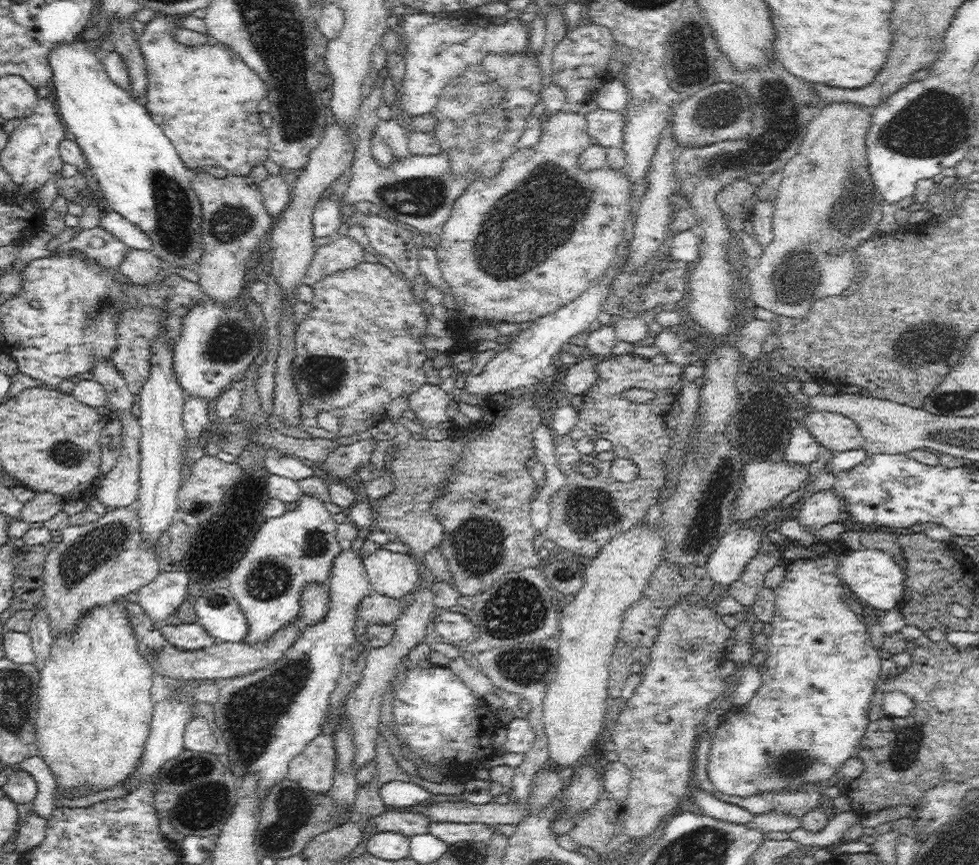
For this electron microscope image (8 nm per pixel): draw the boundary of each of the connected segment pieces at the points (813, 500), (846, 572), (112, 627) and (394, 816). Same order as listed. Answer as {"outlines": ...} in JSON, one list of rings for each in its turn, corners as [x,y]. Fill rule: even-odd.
{"outlines":[[[[832,488],[812,494],[801,505],[797,520],[812,535],[827,524],[839,521],[838,514],[845,510],[845,504]]],[[[864,549],[849,551],[840,558],[838,575],[849,588],[852,596],[869,605],[873,609],[890,611],[898,609],[901,604],[904,590],[906,590],[906,573],[892,557],[878,549]]],[[[116,604],[106,605],[102,607],[95,607],[94,609],[91,609],[80,621],[78,621],[78,624],[76,624],[76,630],[72,632],[72,634],[67,634],[67,632],[64,632],[64,634],[58,634],[56,638],[54,638],[54,642],[52,642],[51,646],[51,653],[48,656],[48,660],[44,662],[42,667],[39,670],[40,674],[40,681],[38,686],[38,696],[37,696],[37,719],[35,720],[35,740],[37,740],[38,750],[40,751],[40,755],[43,756],[43,759],[45,760],[45,763],[51,770],[51,773],[54,775],[54,778],[56,779],[57,786],[61,786],[61,788],[67,788],[67,790],[86,790],[86,788],[89,788],[89,790],[94,790],[94,792],[88,792],[88,793],[95,793],[101,790],[106,790],[110,788],[114,788],[115,786],[122,785],[122,782],[136,770],[136,766],[138,766],[138,760],[143,757],[143,752],[145,749],[145,742],[149,735],[149,730],[151,727],[151,720],[153,717],[153,708],[154,708],[154,702],[150,698],[150,691],[153,686],[153,680],[155,676],[155,670],[152,669],[151,664],[146,660],[145,655],[140,652],[140,649],[137,647],[137,640],[134,636],[134,631],[132,628],[132,625],[128,621],[128,617],[126,617],[126,607],[124,605],[118,606]]],[[[384,811],[371,819],[364,828],[364,833],[372,829],[402,833],[406,836],[428,833],[432,821],[422,813]]]]}

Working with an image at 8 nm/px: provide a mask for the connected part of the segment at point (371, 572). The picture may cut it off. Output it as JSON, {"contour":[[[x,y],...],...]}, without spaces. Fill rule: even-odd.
{"contour":[[[379,549],[364,559],[373,592],[400,599],[414,592],[420,583],[419,570],[408,555]]]}

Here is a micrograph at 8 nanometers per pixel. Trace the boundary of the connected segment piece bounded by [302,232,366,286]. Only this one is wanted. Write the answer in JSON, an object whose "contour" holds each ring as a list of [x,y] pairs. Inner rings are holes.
{"contour":[[[340,232],[332,240],[314,250],[312,262],[302,279],[302,283],[312,286],[325,276],[336,271],[354,268],[364,259],[364,247],[345,232]]]}

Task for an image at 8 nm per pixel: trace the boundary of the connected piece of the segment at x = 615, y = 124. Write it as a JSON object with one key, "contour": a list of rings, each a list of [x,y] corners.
{"contour":[[[599,108],[586,114],[592,141],[604,147],[622,145],[627,112],[628,108],[614,113]]]}

